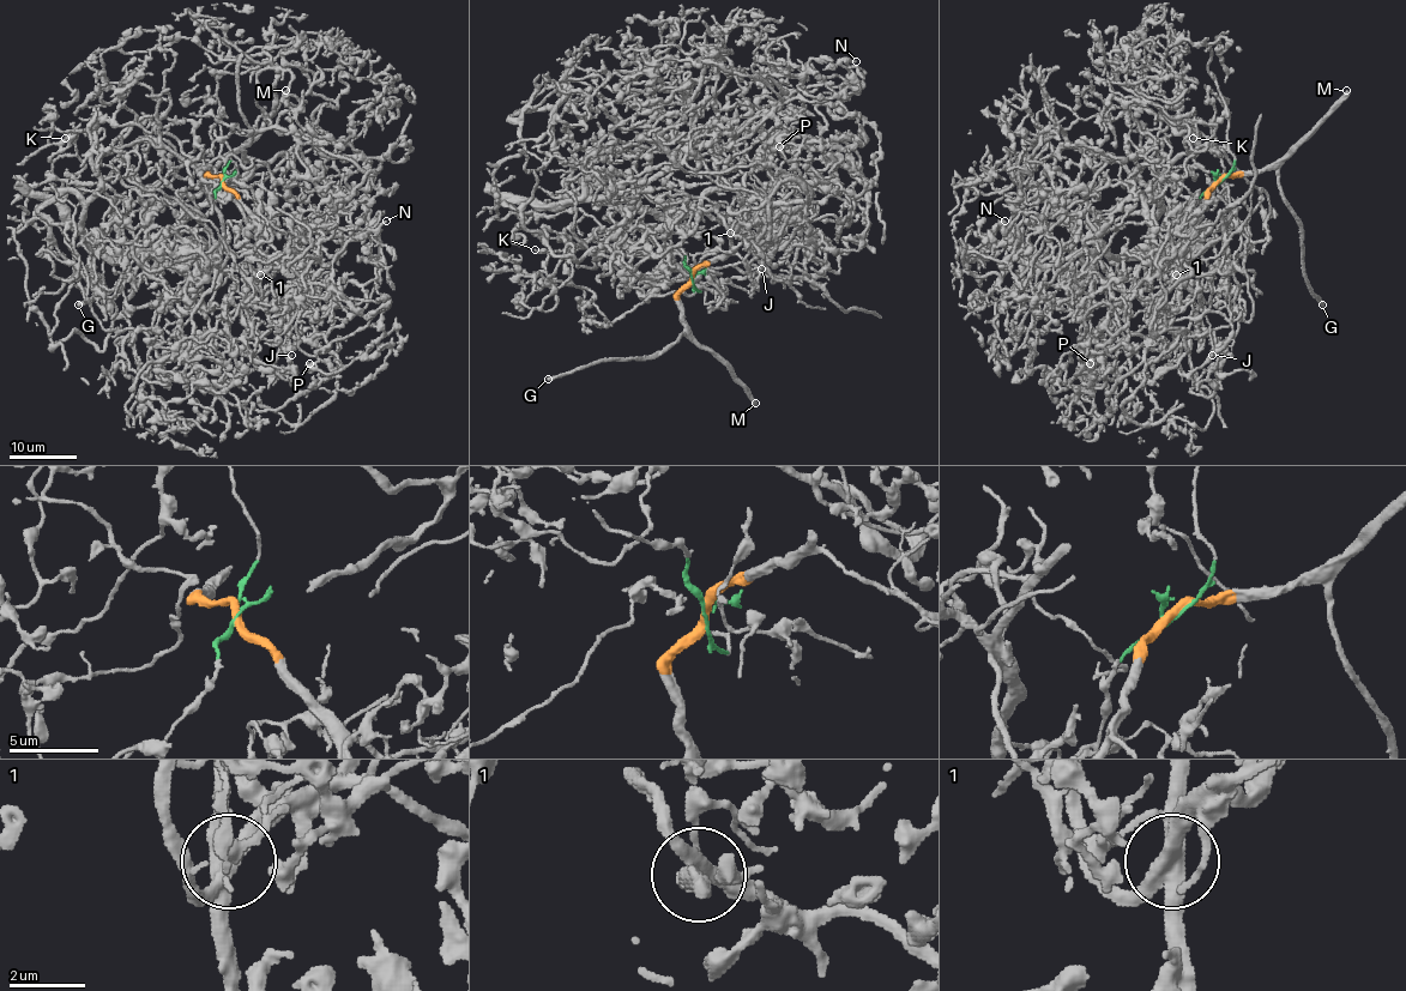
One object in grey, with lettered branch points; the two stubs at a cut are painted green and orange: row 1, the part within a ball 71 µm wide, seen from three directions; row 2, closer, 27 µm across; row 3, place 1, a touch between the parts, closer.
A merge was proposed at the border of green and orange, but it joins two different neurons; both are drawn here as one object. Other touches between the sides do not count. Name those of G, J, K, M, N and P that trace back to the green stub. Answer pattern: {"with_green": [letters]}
{"with_green": ["K", "N", "P"]}

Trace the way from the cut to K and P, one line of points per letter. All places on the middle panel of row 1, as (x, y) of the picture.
K: (692, 277), (628, 218), (597, 257), (569, 245), (538, 289), (555, 281), (535, 249)
P: (692, 277), (625, 211), (712, 210), (779, 248), (801, 212), (783, 199), (800, 173), (779, 147)

